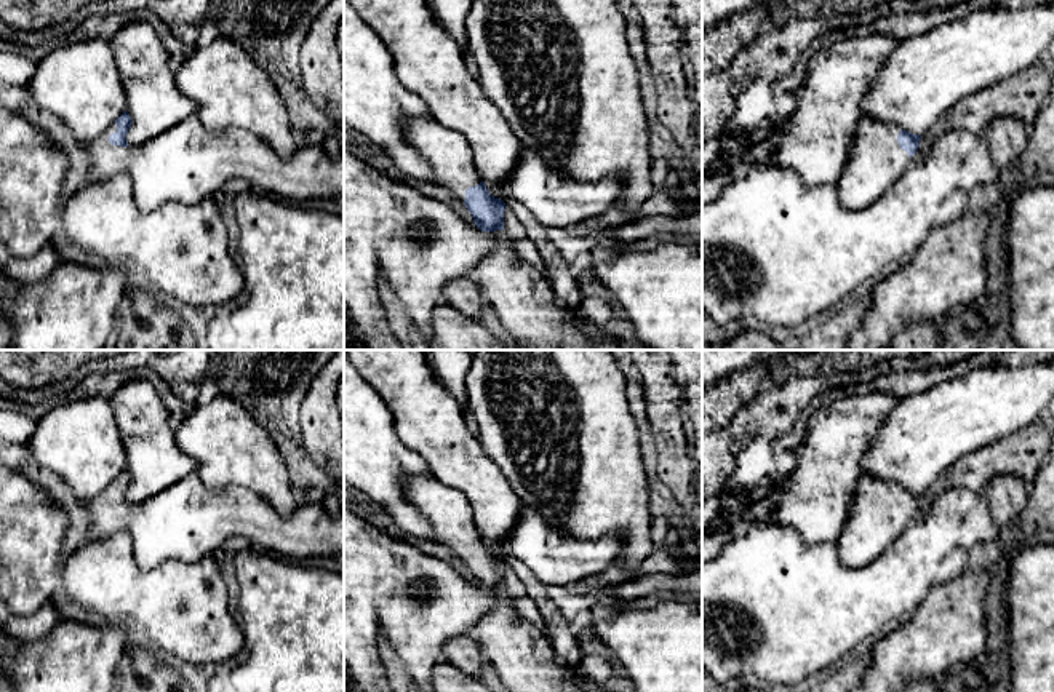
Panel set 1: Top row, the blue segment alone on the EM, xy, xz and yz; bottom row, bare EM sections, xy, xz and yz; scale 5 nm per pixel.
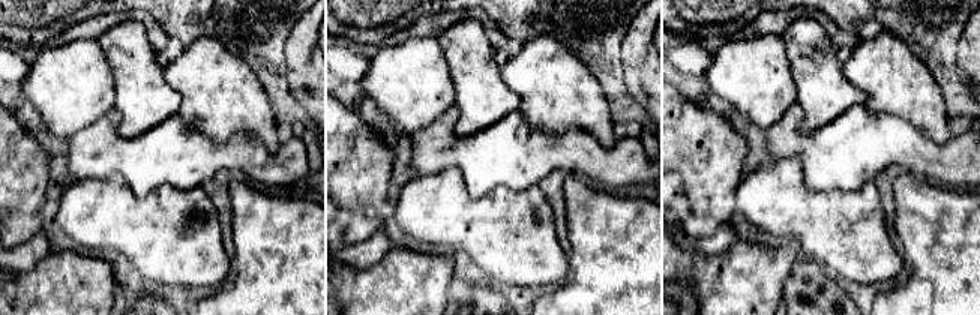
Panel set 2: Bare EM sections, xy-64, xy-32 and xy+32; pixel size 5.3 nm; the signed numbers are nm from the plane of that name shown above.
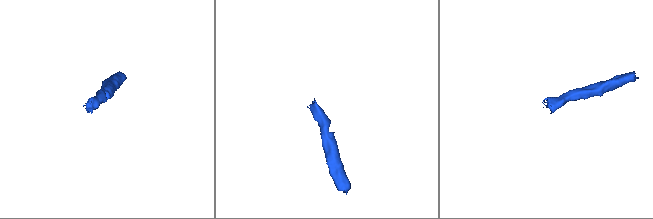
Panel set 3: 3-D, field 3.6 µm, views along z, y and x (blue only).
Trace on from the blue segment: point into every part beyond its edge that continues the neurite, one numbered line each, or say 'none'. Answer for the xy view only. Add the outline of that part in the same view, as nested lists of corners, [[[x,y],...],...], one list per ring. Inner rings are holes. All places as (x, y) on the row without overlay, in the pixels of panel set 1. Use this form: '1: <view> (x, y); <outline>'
1: xy (184, 523); [[[195,471],[141,503],[112,503],[109,500],[112,491],[117,491],[115,481],[88,500],[88,540],[102,542],[115,534],[128,534],[136,563],[142,569],[152,569],[166,561],[198,561],[213,555],[230,537],[246,539],[251,547],[293,563],[318,556],[344,558],[344,510],[333,516],[321,502],[297,503],[289,516],[281,516],[246,489],[206,487]]]

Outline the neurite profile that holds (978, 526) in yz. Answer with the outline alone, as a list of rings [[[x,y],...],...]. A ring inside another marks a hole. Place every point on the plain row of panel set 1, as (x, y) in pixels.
[[[947,486],[928,510],[932,515],[955,513],[961,518],[960,547],[964,550],[1001,535],[987,500],[971,489]]]

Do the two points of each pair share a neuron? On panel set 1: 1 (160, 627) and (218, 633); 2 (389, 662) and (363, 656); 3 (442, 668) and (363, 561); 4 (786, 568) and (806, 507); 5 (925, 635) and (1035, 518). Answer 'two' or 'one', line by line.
1: one
2: two
3: two
4: two
5: one

